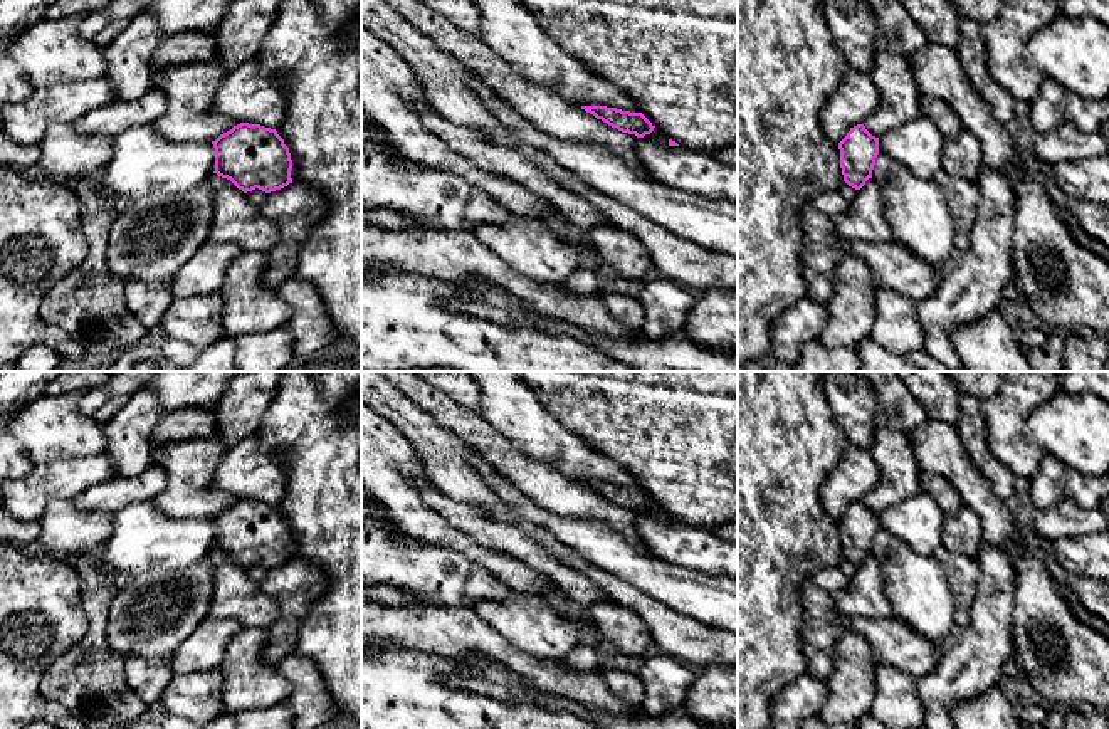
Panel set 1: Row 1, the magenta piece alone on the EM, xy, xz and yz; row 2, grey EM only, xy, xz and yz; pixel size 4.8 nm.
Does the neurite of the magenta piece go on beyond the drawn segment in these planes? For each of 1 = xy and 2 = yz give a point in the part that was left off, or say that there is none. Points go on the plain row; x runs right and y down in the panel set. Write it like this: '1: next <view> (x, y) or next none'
1: next none
2: next none

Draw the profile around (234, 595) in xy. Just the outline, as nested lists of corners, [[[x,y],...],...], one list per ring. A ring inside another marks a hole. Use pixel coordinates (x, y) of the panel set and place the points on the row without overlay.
[[[222,553],[208,554],[212,563],[212,596],[208,605],[210,618],[232,618],[242,627],[269,628],[281,611],[259,583]]]

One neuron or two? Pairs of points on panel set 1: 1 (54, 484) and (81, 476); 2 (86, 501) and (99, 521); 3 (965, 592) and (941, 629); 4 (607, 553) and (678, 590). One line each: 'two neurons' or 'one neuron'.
1: one neuron
2: two neurons
3: two neurons
4: one neuron

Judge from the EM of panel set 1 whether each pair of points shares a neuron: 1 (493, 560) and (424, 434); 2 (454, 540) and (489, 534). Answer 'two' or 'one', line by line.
1: two
2: two

